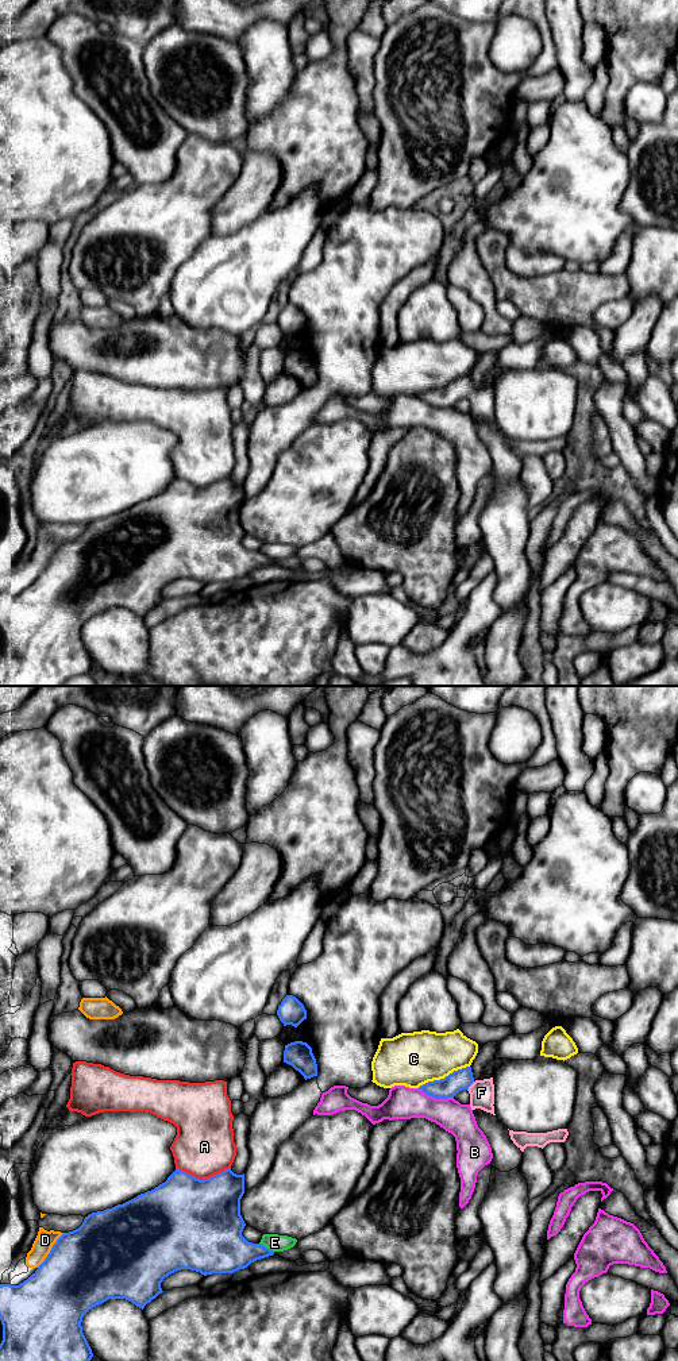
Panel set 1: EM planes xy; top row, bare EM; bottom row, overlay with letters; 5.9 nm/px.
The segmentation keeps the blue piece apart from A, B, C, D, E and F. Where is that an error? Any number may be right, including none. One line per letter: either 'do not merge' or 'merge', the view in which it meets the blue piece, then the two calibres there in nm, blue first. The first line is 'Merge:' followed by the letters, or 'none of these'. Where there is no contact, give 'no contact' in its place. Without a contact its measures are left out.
Merge: F
A: do not merge | xy | 480/360 nm
B: do not merge | xy | 120/190 nm
C: do not merge | xy | 120/320 nm
D: do not merge | xy | 460/120 nm
E: do not merge | xy | 280/100 nm
F: merge | xy | 120/140 nm

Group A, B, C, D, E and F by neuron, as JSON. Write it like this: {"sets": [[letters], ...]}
{"sets": [["A"], ["B"], ["C"], ["D"], ["E"], ["F"]]}

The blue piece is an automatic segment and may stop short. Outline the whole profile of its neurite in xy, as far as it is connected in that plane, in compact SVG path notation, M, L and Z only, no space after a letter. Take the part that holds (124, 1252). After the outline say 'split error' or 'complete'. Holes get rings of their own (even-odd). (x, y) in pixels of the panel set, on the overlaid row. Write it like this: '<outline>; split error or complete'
M226 1169L209 1179L196 1179L194 1176L180 1171L176 1171L167 1177L167 1180L151 1191L138 1195L136 1198L118 1204L104 1211L92 1212L85 1217L82 1225L69 1233L63 1233L53 1245L50 1253L38 1269L19 1285L0 1284L0 1320L3 1325L3 1341L0 1343L0 1361L90 1361L93 1357L92 1349L82 1333L82 1318L93 1307L107 1302L108 1299L126 1299L139 1308L145 1308L147 1303L162 1293L161 1283L169 1275L181 1271L190 1269L200 1272L201 1275L212 1273L234 1273L239 1269L247 1268L251 1262L273 1256L274 1252L263 1246L262 1244L249 1242L242 1231L246 1226L240 1215L240 1199L244 1194L244 1173L236 1175L230 1169Z; complete

